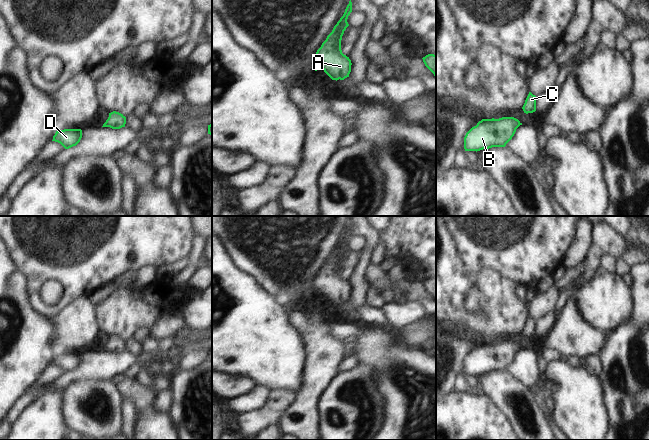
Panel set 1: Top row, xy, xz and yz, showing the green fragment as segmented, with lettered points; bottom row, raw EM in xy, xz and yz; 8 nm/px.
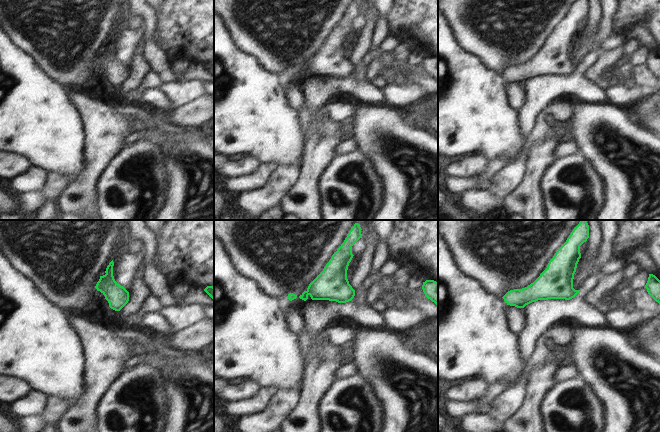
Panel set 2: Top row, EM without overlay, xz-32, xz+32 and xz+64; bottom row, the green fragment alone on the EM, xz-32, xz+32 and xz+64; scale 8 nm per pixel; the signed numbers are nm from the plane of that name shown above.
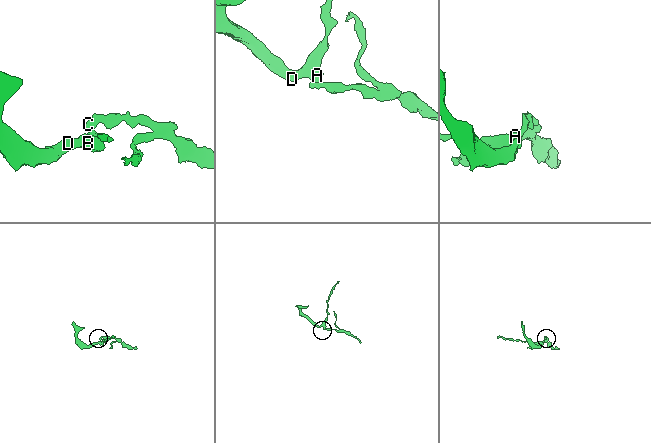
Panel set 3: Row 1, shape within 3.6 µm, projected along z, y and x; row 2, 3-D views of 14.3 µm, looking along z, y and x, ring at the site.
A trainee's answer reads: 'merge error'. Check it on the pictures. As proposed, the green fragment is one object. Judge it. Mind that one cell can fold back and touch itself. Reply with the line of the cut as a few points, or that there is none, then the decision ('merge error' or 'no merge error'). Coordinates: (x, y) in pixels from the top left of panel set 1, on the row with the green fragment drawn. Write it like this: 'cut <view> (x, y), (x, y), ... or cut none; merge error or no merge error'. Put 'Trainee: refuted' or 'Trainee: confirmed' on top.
Trainee: refuted
cut none; no merge error

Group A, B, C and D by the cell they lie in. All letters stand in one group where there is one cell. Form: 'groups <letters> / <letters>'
groups A B C D

